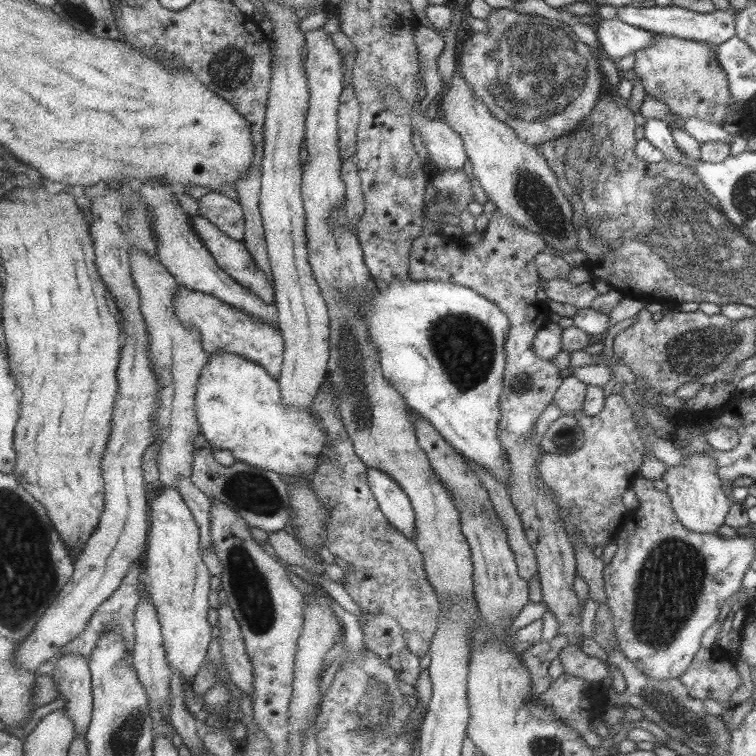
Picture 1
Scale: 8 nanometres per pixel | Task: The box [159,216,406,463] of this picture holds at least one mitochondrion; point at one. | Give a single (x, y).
(353, 367)

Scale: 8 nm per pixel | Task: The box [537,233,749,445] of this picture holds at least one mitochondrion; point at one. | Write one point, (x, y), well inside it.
(697, 351)

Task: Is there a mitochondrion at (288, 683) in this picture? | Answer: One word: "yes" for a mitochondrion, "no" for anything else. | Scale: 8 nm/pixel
no

